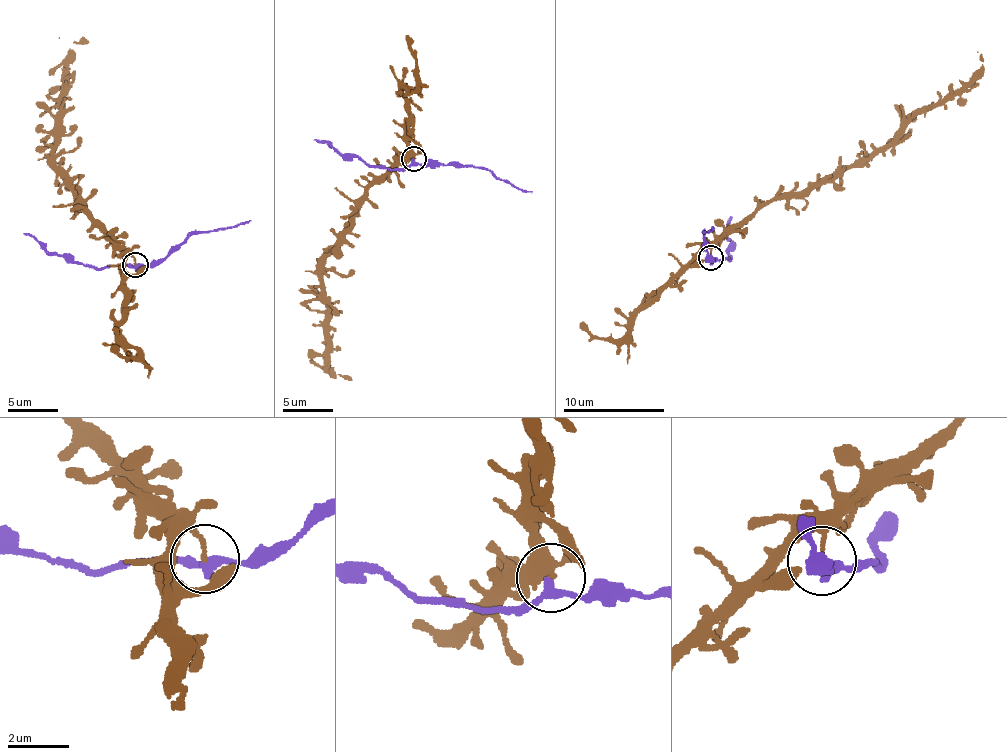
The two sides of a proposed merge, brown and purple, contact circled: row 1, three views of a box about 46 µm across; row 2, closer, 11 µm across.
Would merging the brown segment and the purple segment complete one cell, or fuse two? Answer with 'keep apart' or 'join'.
keep apart

